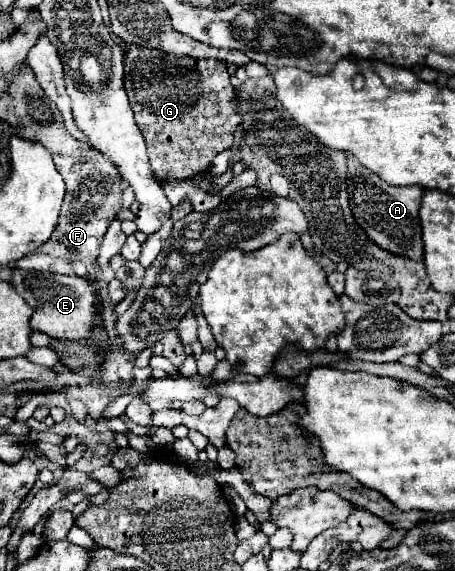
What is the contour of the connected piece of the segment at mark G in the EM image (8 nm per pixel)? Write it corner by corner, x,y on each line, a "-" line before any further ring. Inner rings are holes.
126,44
124,56
124,86
134,110
136,122
144,134
150,164
154,176
160,182
168,180
186,180
194,178
200,172
206,172
216,154
228,150
234,144
234,132
242,122
238,110
236,88
230,84
230,74
226,72
228,62
218,60
196,60
180,58
174,54
164,54
160,50
148,50
142,46

